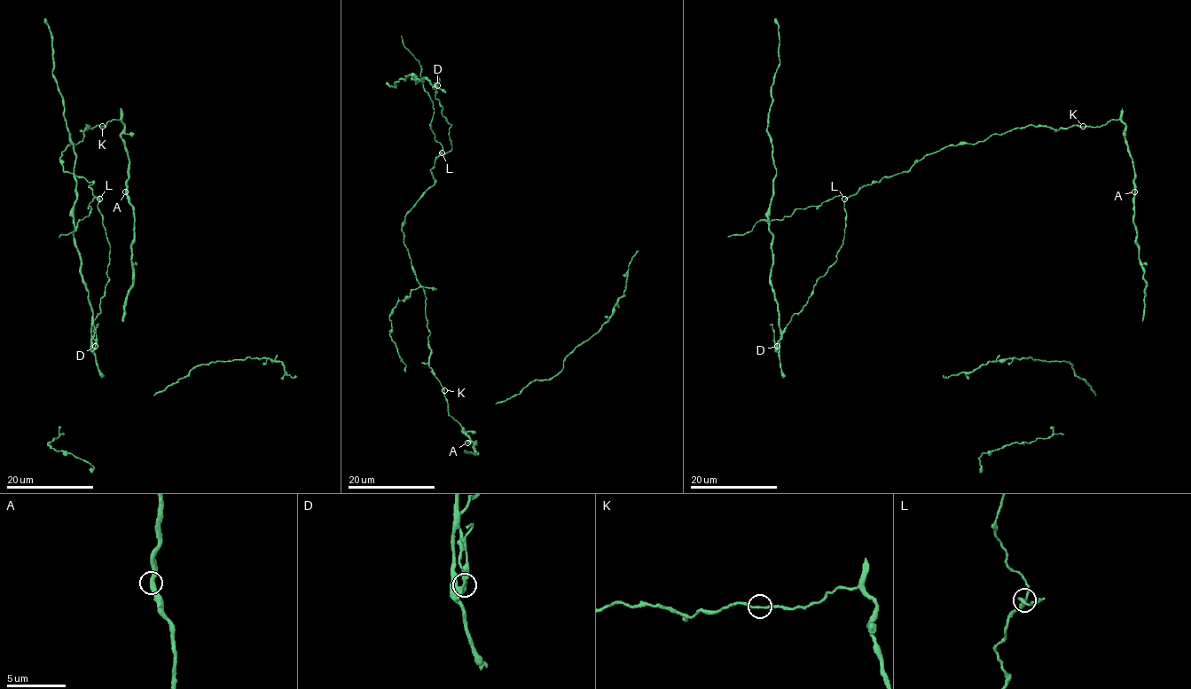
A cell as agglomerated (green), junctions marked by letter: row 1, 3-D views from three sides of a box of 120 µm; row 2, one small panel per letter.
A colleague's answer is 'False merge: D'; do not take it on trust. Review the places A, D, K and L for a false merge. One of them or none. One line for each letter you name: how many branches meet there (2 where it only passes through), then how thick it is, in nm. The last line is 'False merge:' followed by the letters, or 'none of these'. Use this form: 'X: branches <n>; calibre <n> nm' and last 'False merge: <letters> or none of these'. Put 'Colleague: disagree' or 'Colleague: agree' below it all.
D: branches 3; calibre 360 nm
False merge: D
Colleague: agree

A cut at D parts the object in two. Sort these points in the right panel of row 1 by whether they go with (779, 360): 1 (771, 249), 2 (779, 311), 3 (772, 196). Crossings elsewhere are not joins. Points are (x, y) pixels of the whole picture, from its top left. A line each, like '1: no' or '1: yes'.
1: yes
2: yes
3: yes

